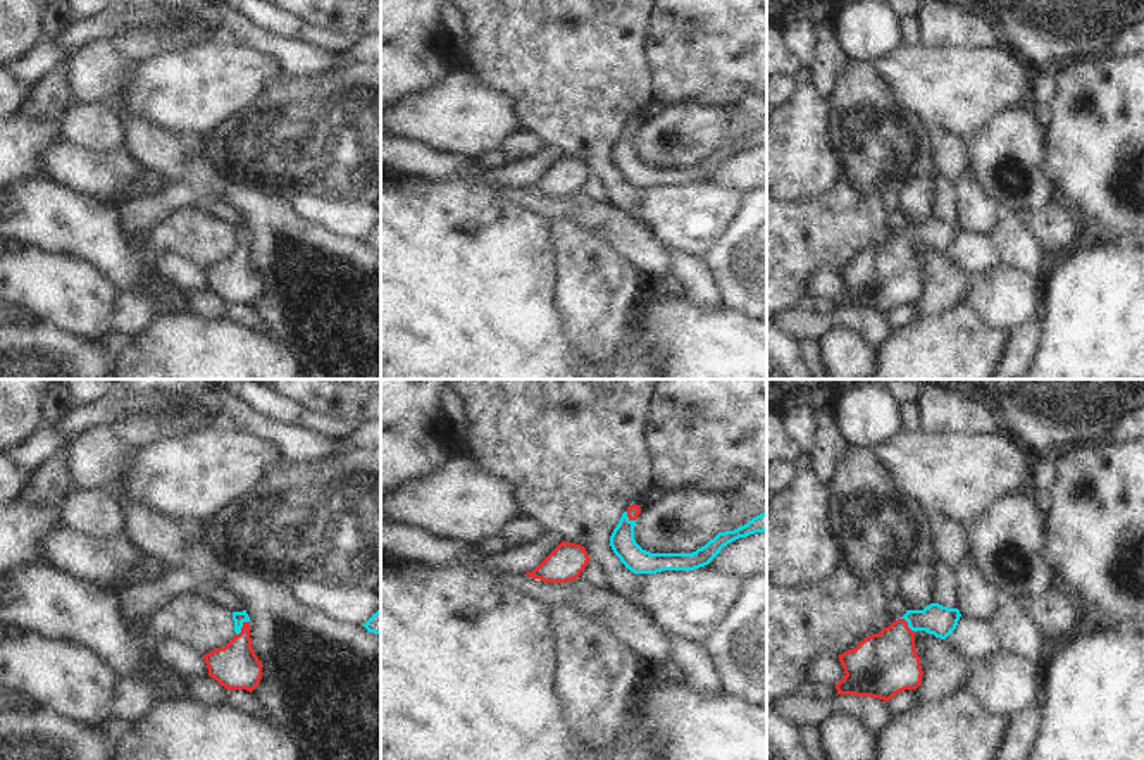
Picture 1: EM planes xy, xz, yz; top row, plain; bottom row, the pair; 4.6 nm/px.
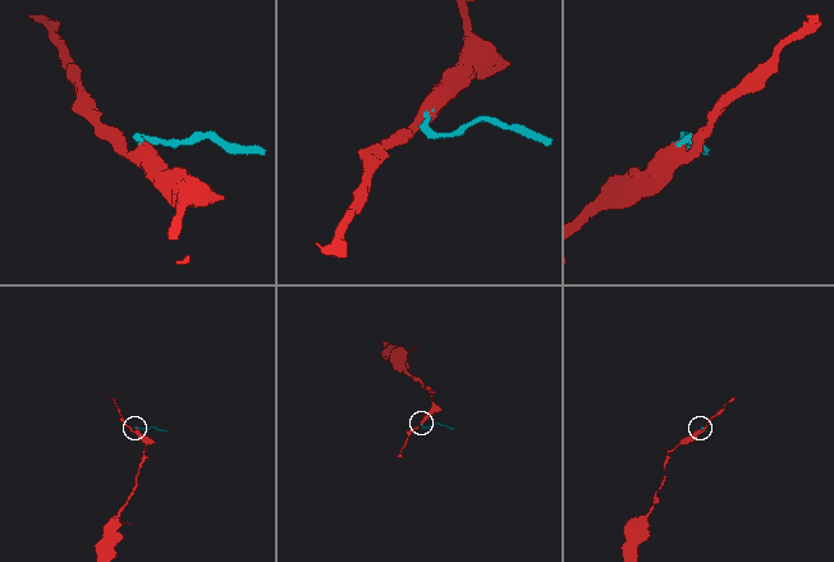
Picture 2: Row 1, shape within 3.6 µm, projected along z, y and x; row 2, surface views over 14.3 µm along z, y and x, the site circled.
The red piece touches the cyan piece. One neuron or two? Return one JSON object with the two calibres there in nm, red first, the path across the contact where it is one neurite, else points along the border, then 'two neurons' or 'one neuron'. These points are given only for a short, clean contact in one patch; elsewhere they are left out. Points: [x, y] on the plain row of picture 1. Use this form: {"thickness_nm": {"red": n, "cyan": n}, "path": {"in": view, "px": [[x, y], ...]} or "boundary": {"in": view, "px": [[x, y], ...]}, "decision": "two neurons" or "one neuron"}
{"thickness_nm": {"red": 300, "cyan": 140}, "path": {"in": "yz", "px": [[884, 278], [907, 236], [934, 233]]}, "decision": "one neuron"}

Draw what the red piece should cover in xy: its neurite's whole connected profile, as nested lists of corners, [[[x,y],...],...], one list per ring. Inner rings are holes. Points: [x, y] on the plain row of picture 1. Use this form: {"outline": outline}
{"outline": [[[246,224],[233,226],[236,250],[224,260],[203,269],[208,290],[229,303],[253,305],[262,293],[262,276],[252,262]]]}

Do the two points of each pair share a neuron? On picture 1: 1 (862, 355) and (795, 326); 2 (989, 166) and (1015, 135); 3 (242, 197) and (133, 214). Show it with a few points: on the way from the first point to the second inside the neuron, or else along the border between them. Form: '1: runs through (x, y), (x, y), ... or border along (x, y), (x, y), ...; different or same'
1: border along (862, 338), (848, 328), (831, 328), (819, 340); different
2: runs through (996, 159), (1013, 142); same
3: runs through (214, 186), (185, 186), (161, 204); same

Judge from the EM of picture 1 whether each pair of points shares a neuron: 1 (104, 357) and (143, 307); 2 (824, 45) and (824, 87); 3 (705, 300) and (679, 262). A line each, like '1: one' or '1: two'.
1: two
2: one
3: one

